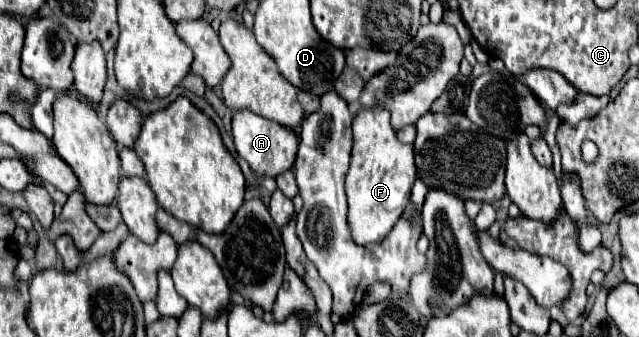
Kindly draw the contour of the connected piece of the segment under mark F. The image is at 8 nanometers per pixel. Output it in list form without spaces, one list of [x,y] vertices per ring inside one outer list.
[[[375,105],[375,109],[359,109],[353,119],[353,151],[351,151],[349,173],[345,177],[345,191],[349,203],[349,227],[353,239],[359,245],[377,245],[389,235],[389,229],[393,229],[393,225],[403,215],[409,203],[413,181],[417,179],[413,145],[405,145],[397,139],[397,131],[391,127],[389,117],[391,113],[383,109],[383,105]]]

